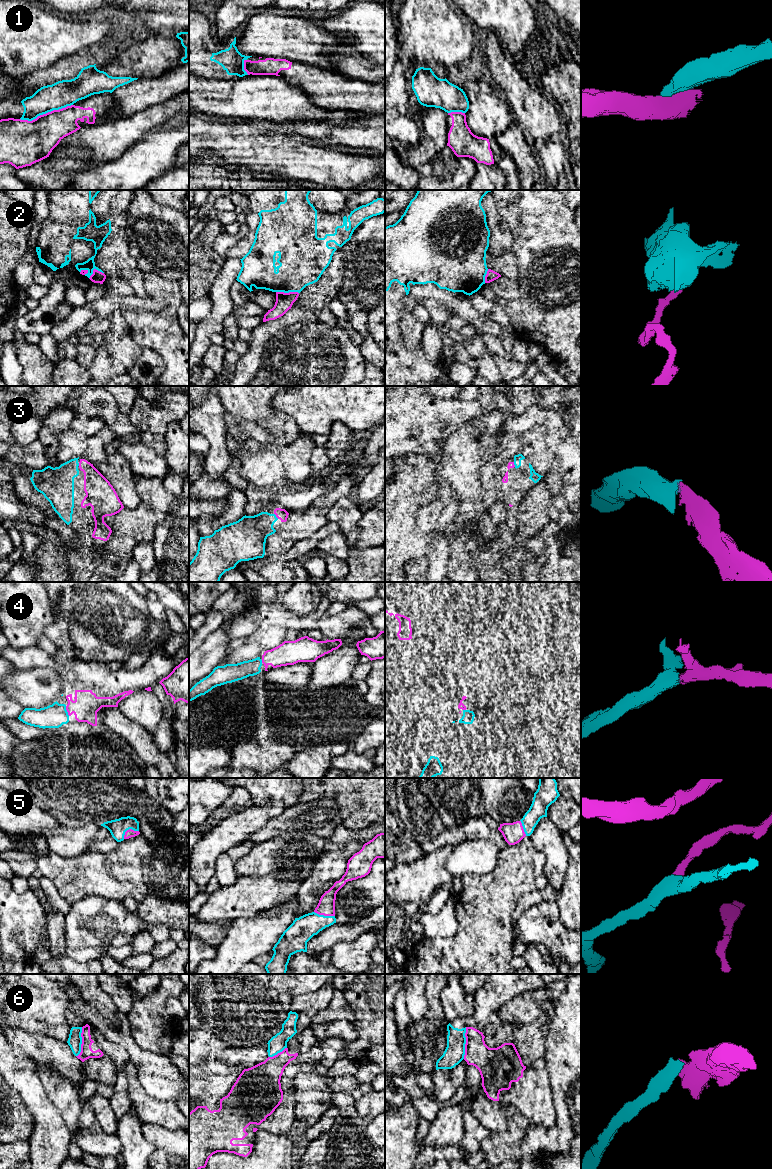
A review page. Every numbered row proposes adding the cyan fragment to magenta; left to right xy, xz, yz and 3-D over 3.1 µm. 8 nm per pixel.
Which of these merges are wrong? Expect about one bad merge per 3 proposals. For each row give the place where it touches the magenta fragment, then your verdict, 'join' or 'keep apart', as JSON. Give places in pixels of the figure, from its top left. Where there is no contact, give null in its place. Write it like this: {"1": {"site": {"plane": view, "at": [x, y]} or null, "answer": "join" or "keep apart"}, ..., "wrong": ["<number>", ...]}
{"1": {"site": {"plane": "xy", "at": [46, 113]}, "answer": "keep apart"}, "2": {"site": {"plane": "xz", "at": [287, 293]}, "answer": "keep apart"}, "3": {"site": {"plane": "xz", "at": [276, 516]}, "answer": "join"}, "4": {"site": {"plane": "xy", "at": [67, 711]}, "answer": "join"}, "5": {"site": {"plane": "xz", "at": [324, 915]}, "answer": "join"}, "6": {"site": {"plane": "yz", "at": [466, 1043]}, "answer": "keep apart"}, "wrong": ["1", "2", "6"]}

